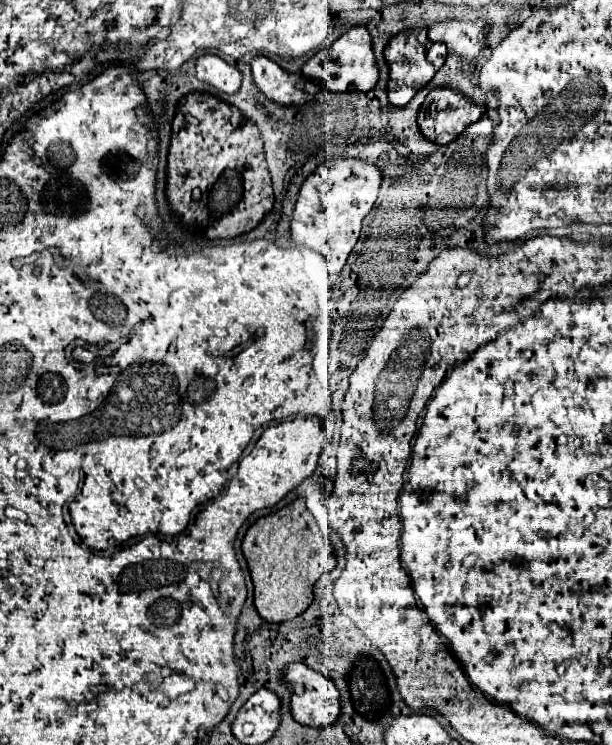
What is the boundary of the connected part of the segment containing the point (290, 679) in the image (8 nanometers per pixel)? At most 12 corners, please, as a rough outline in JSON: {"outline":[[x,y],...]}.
{"outline":[[292,663],[284,679],[300,725],[338,723],[340,691],[318,671]]}

